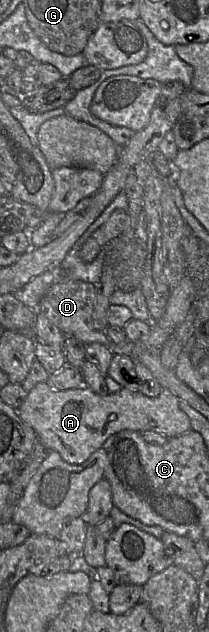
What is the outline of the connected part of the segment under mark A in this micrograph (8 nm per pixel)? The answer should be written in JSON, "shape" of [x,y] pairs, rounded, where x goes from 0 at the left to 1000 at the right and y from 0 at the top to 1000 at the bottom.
{"shape":[[[191,604],[129,620],[115,636],[77,649],[230,714],[268,714],[311,731],[378,736],[483,709],[512,693],[593,679],[737,682],[799,693],[900,684],[914,680],[904,660],[852,639],[856,630],[804,616],[775,616],[751,628],[589,612],[560,622],[478,625],[416,611],[287,619],[225,604]]]}

